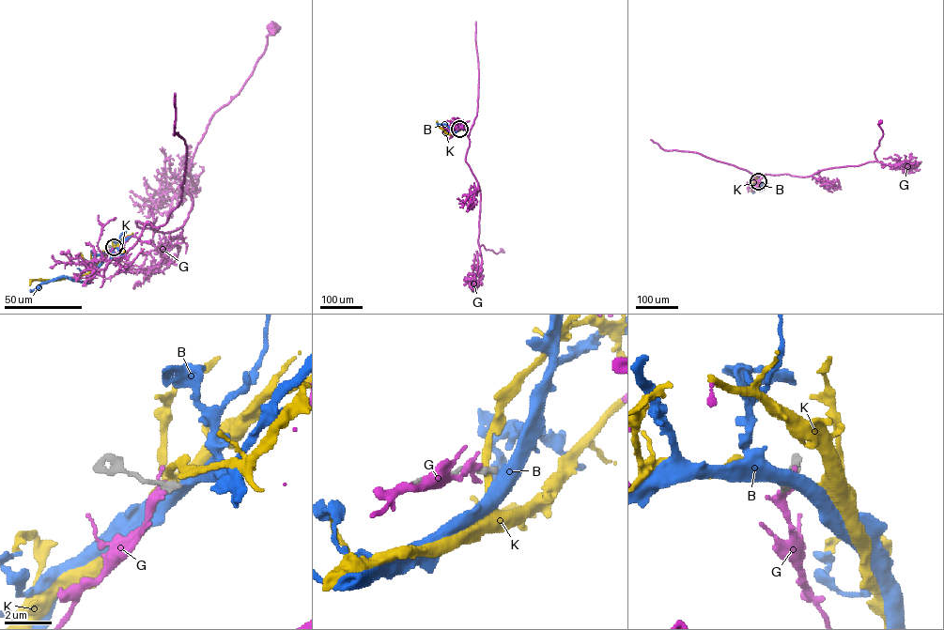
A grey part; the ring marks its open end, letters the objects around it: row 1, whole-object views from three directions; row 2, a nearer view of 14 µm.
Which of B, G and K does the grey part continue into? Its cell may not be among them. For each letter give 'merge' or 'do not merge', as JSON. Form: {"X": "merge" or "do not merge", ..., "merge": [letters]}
{"B": "merge", "G": "do not merge", "K": "do not merge", "merge": ["B"]}

